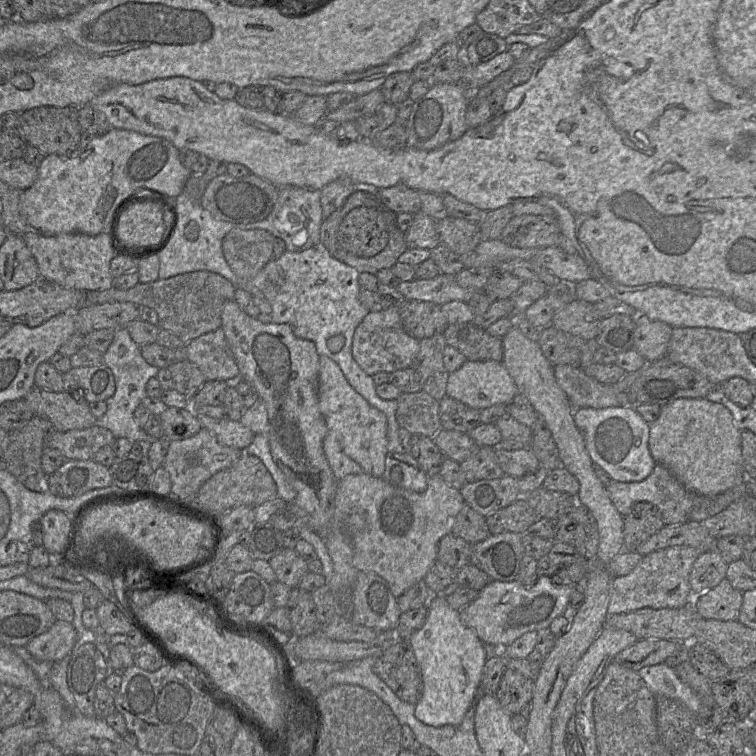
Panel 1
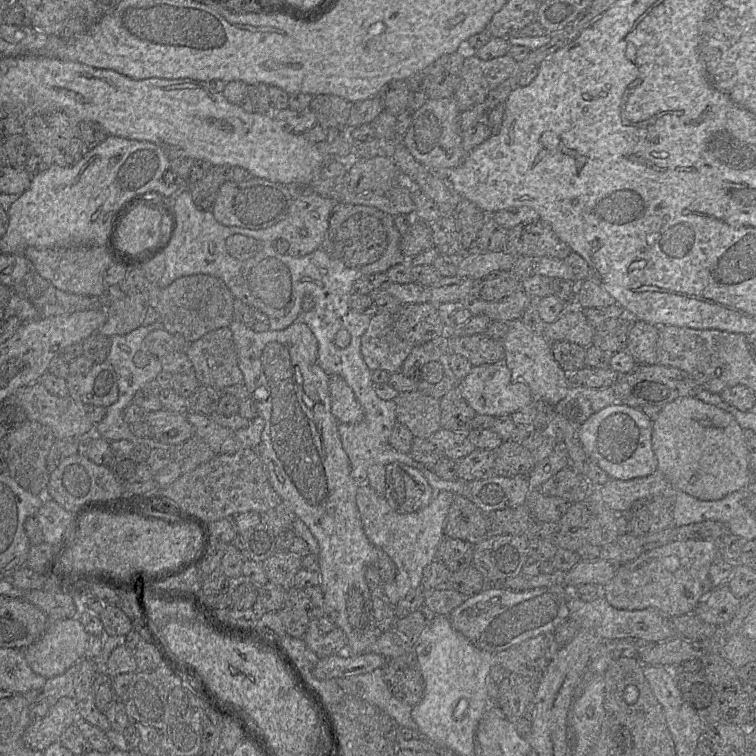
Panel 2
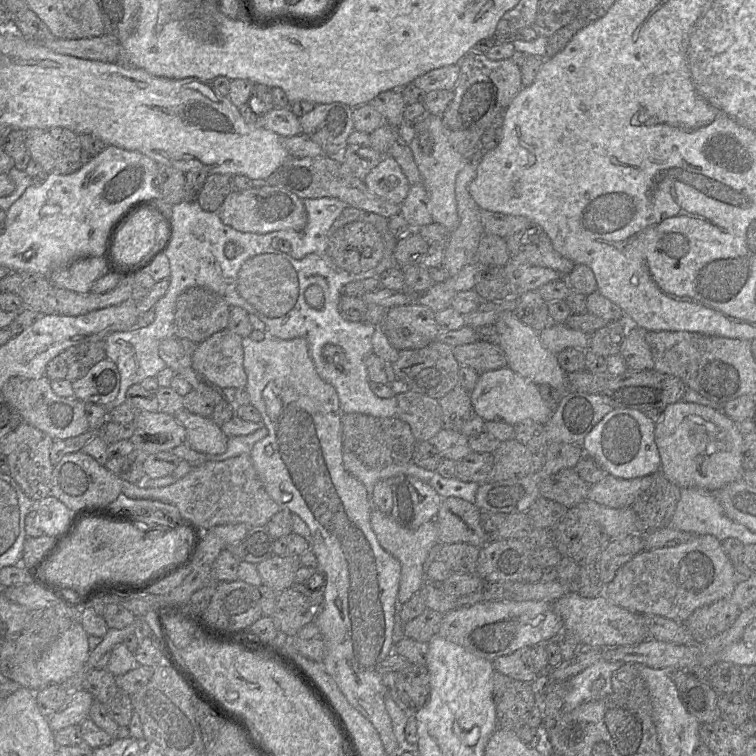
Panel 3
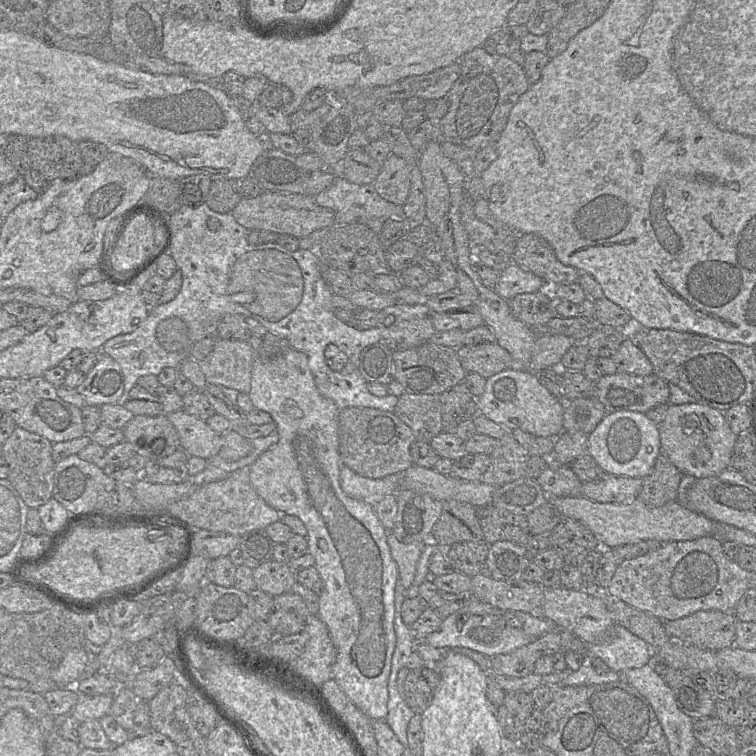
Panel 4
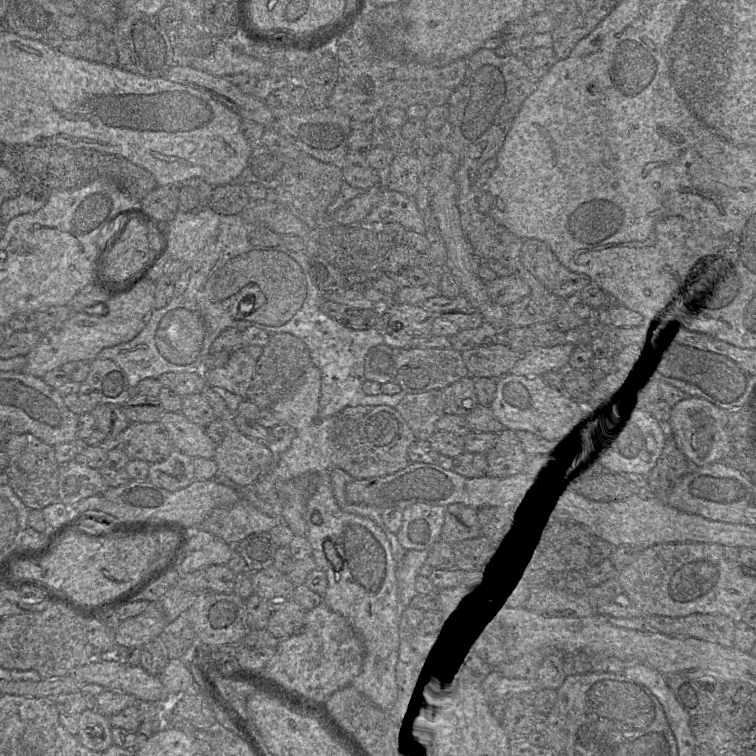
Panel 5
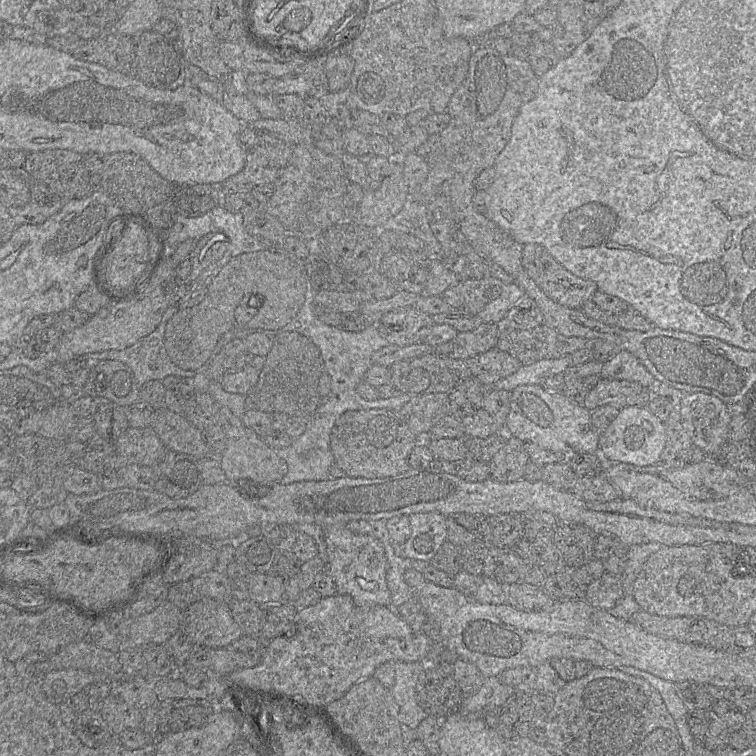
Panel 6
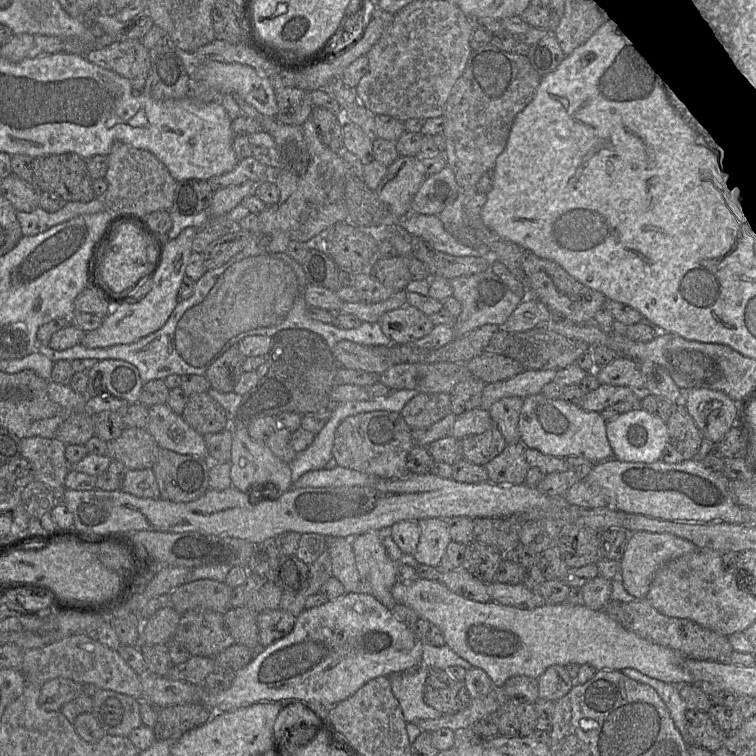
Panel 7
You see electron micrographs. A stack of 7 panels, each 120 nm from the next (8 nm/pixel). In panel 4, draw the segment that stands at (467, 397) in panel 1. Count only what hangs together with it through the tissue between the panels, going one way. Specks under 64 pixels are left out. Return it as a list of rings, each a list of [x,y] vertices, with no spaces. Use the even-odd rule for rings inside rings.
[[[510,368],[487,378],[484,392],[477,398],[478,413],[508,431],[522,430],[553,438],[563,432],[564,403],[539,383],[535,372],[520,368]]]

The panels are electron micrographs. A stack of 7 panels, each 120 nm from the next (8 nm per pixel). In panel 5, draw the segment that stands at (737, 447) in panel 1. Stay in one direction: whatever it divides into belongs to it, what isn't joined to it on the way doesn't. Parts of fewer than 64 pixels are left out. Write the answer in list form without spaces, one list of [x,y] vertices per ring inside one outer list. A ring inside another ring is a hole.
[[[689,397],[672,406],[667,425],[664,426],[687,461],[703,467],[725,458],[731,439],[727,432],[727,420],[726,410],[703,398]]]

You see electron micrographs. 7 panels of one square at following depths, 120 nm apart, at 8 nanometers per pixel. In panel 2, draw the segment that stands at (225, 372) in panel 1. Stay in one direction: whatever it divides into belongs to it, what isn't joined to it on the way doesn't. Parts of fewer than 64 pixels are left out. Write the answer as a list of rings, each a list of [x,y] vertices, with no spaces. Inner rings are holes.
[[[228,327],[212,330],[192,342],[186,355],[200,385],[223,390],[244,381],[232,332]]]

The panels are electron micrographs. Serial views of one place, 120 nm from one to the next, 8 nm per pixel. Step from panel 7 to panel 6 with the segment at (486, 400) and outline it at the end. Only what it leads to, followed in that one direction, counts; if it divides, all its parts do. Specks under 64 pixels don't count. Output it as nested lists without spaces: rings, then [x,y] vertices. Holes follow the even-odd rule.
[[[572,355],[523,364],[514,374],[495,382],[488,389],[512,391],[522,385],[543,385],[552,375],[564,373],[572,365]]]

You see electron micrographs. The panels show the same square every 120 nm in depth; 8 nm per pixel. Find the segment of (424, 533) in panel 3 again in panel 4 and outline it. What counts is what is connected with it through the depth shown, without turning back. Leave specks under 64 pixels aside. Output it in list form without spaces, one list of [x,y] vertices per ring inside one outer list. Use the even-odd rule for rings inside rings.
[[[388,531],[387,543],[391,555],[398,566],[400,583],[407,590],[413,583],[417,564],[425,542],[404,543]]]

